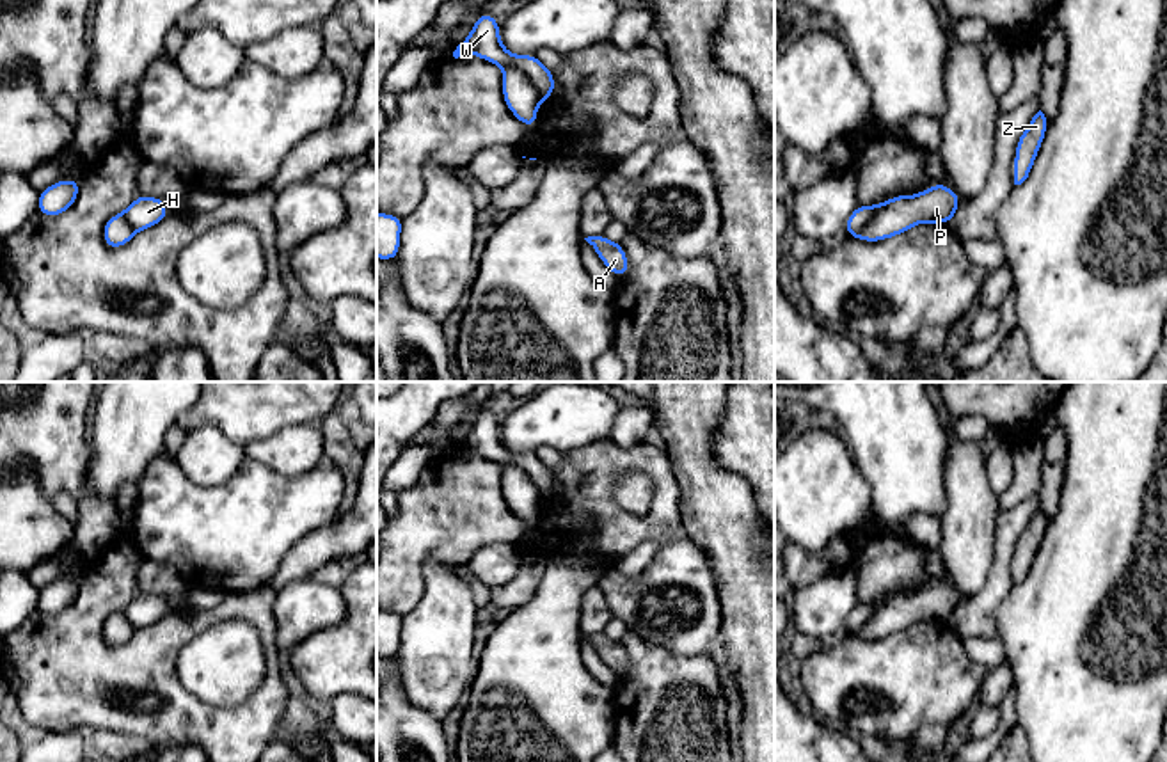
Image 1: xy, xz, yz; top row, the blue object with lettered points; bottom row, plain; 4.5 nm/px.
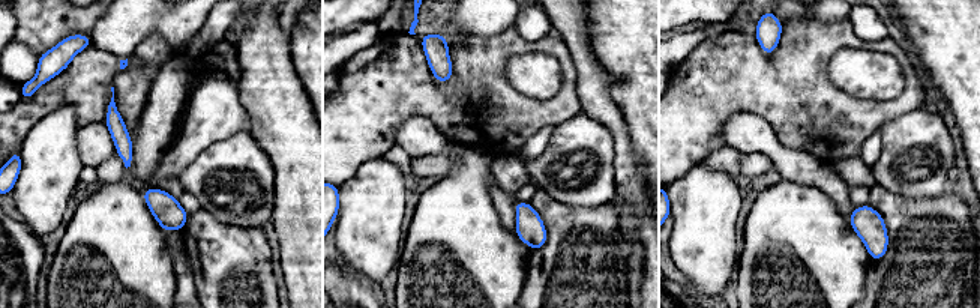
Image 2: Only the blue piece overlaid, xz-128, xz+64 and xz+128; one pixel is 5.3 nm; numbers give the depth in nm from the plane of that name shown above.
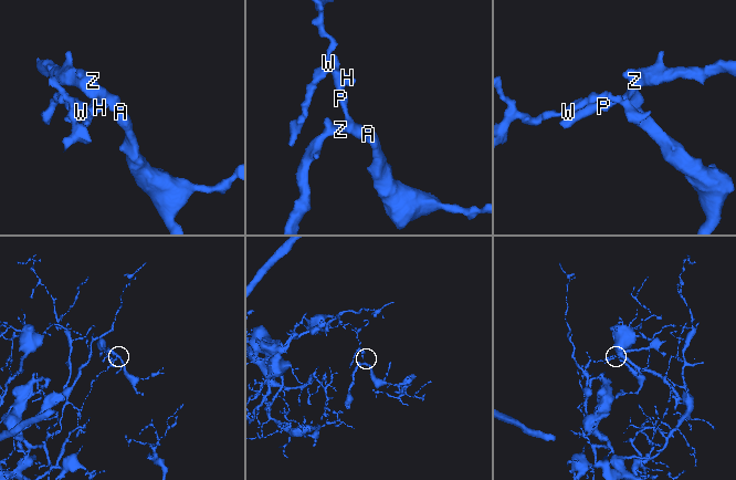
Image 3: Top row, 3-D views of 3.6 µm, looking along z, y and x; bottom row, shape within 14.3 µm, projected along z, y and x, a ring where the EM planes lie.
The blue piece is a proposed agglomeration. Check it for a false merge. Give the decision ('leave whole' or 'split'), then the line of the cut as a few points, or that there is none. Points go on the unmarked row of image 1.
split; cut in xz along (503, 464), (517, 464), (542, 496)

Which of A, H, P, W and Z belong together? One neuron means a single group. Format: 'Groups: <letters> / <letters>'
Groups: A P Z / H W

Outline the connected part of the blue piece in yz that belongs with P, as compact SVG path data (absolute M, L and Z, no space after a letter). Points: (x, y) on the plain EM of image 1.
M936 581L931 586L915 591L915 593L895 593L888 599L883 599L872 618L860 627L854 632L847 632L847 634L854 634L861 639L881 639L892 634L897 634L908 627L911 627L917 622L925 622L925 620L933 620L933 622L950 622L954 611L959 607L959 593L956 588L945 584L943 581Z

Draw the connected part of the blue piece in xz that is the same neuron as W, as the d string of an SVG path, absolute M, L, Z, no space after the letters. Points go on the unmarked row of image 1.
M481 409L476 423L469 430L467 437L456 444L453 455L462 451L474 451L476 455L504 464L515 464L526 471L535 483L542 497L549 497L554 492L554 472L549 469L536 453L513 453L499 437L499 421L488 410Z

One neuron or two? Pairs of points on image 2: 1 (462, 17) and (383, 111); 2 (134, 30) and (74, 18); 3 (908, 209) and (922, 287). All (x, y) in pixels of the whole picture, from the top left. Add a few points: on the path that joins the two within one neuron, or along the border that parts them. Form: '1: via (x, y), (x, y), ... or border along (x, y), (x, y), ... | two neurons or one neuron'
1: border along (482, 35), (453, 35), (447, 39) | two neurons
2: border along (101, 15), (89, 35) | two neurons
3: via (916, 229), (916, 248), (922, 254), (922, 268) | one neuron

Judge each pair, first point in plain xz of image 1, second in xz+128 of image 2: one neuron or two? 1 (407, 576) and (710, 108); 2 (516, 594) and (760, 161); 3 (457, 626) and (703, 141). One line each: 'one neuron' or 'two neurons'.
1: one neuron
2: one neuron
3: two neurons

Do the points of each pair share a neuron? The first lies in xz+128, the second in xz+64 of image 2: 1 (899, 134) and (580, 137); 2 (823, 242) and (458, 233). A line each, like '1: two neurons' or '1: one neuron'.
1: one neuron
2: one neuron

